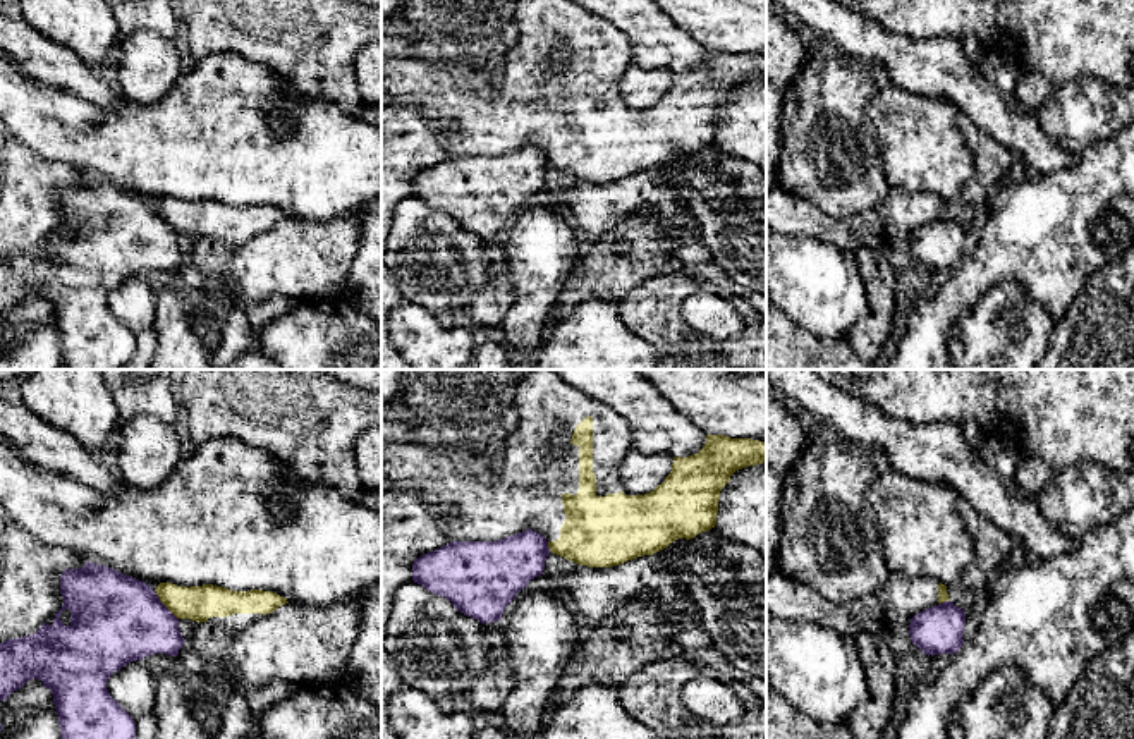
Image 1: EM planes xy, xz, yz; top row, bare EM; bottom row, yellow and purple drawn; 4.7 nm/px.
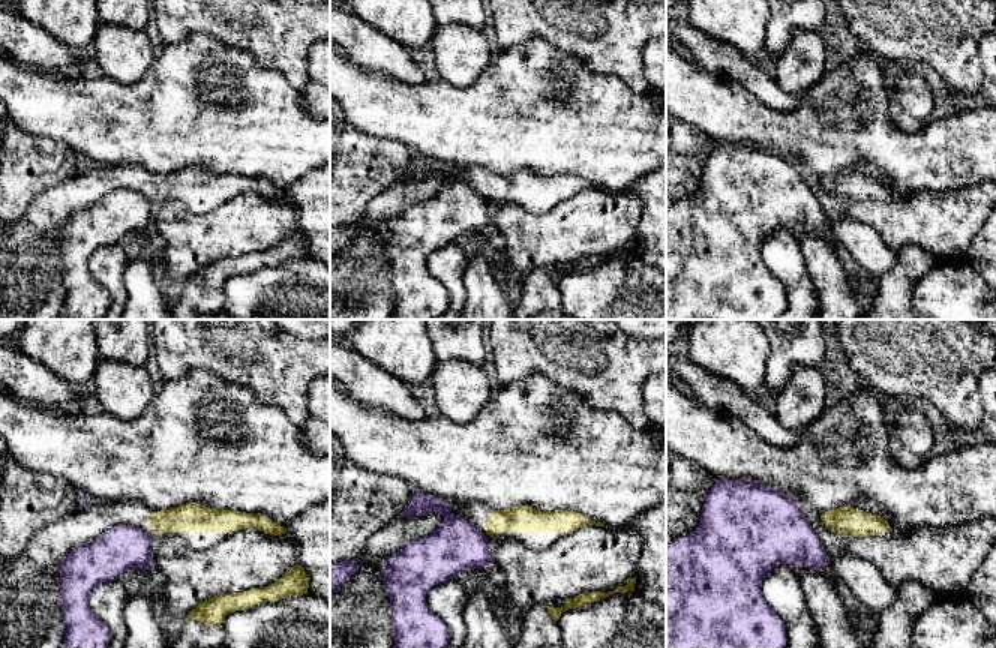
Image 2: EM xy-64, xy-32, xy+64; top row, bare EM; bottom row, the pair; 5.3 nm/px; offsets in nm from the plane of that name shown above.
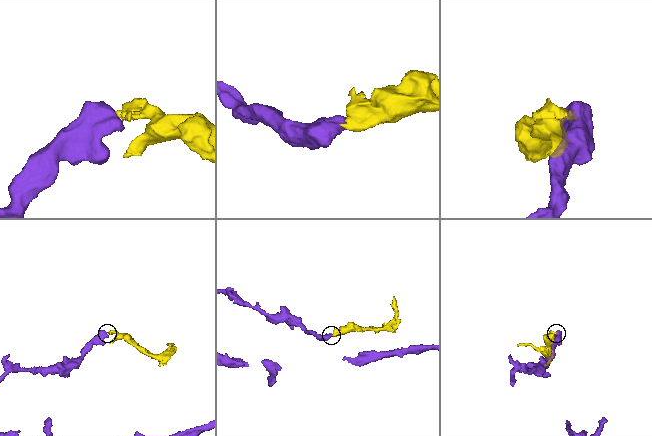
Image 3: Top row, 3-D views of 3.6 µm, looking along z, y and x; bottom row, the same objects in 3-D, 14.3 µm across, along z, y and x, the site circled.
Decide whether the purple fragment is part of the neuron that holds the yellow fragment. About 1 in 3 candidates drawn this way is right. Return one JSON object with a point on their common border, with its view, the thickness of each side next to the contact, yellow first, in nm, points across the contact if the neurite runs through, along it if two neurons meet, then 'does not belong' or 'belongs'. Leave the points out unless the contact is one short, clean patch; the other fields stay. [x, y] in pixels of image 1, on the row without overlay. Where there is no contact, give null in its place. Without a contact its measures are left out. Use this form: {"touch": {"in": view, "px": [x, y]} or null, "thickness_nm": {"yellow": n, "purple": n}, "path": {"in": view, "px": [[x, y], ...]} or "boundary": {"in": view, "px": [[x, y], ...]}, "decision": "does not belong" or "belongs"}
{"touch": {"in": "xy", "px": [165, 220]}, "thickness_nm": {"yellow": 160, "purple": 420}, "boundary": {"in": "xy", "px": [[155, 208], [177, 234]]}, "decision": "does not belong"}

